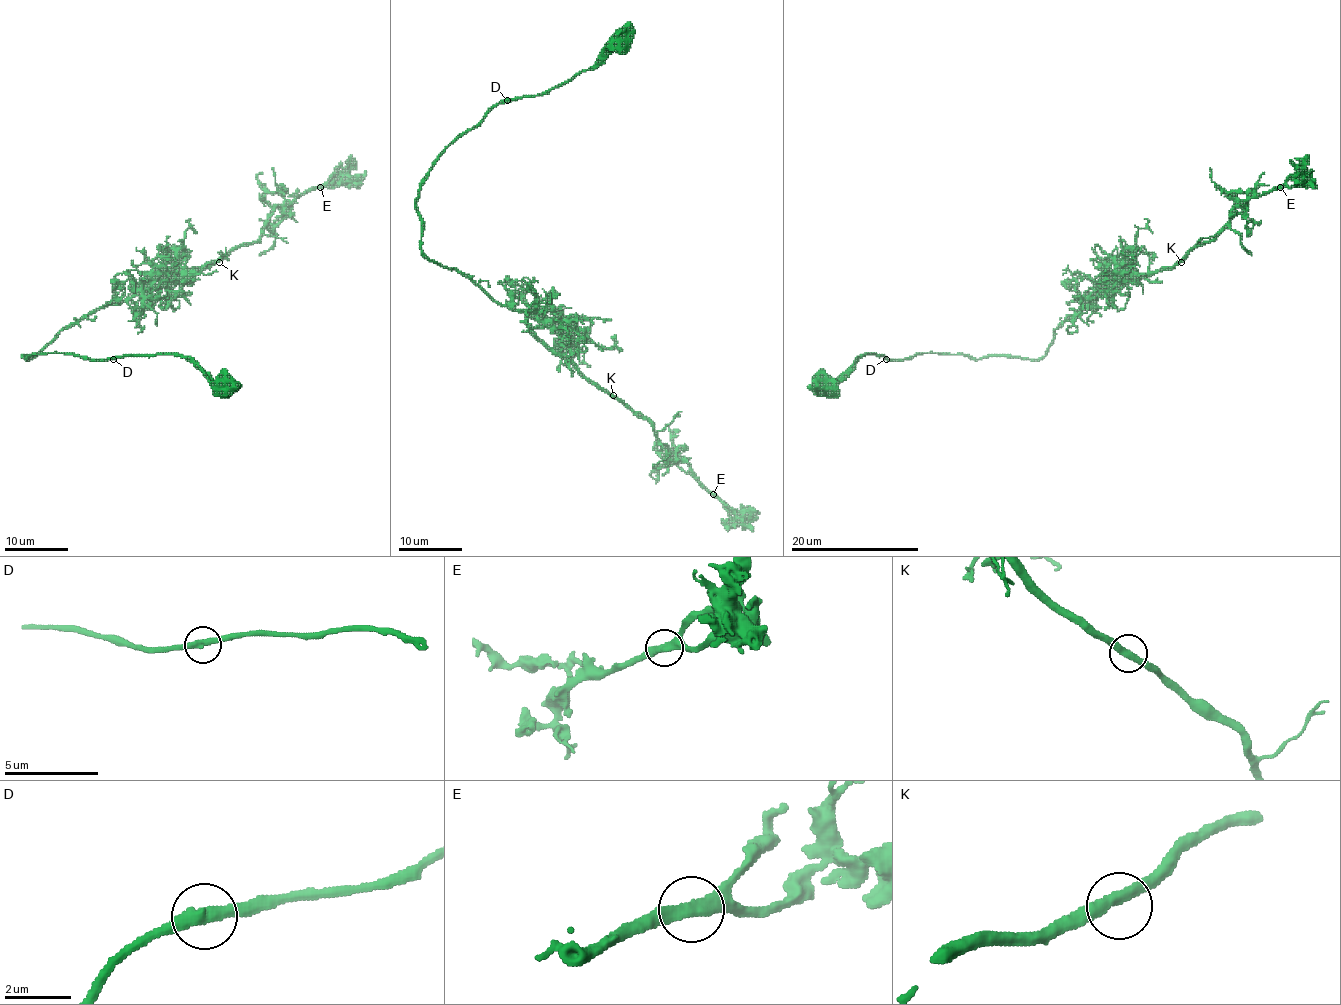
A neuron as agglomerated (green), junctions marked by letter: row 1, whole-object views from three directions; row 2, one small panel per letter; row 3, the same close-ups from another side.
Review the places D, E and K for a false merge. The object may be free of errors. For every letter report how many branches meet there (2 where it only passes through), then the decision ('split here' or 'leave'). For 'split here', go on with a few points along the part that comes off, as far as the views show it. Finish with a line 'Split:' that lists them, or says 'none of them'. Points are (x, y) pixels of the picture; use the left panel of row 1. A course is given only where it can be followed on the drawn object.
D: branches 2; leave
E: branches 2; leave
K: branches 2; leave
Split: none of them

